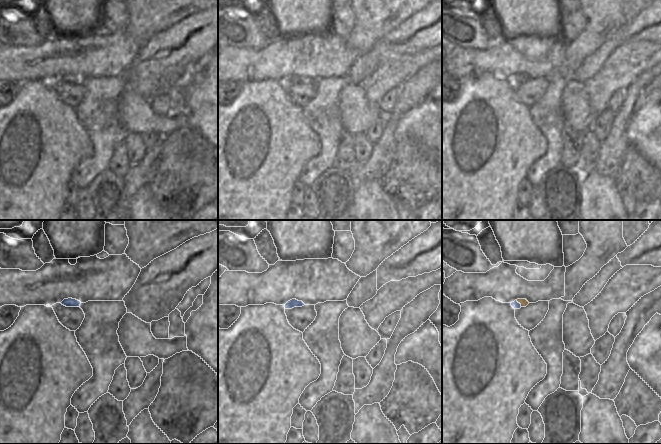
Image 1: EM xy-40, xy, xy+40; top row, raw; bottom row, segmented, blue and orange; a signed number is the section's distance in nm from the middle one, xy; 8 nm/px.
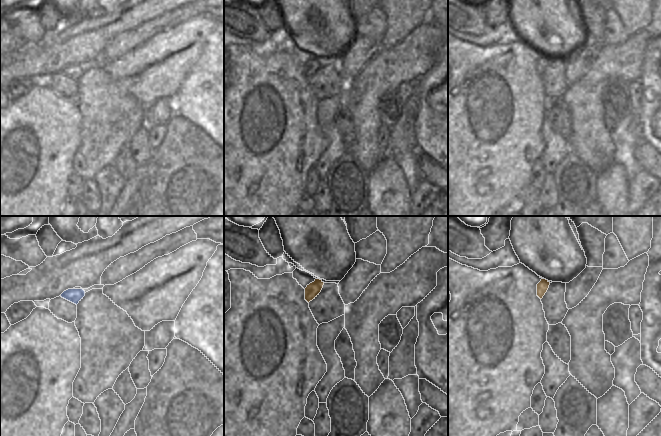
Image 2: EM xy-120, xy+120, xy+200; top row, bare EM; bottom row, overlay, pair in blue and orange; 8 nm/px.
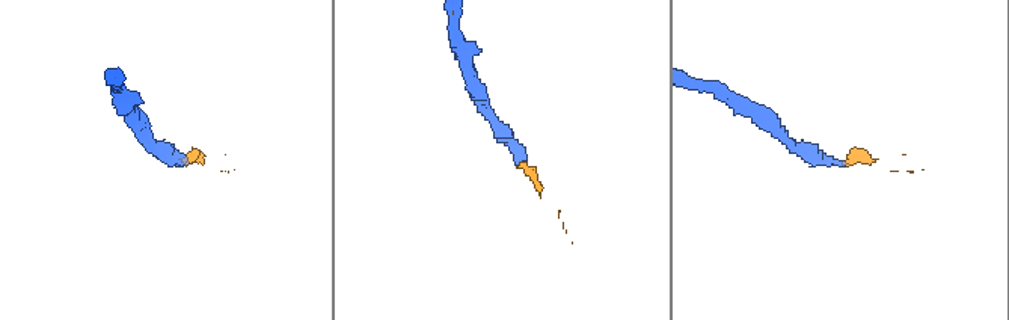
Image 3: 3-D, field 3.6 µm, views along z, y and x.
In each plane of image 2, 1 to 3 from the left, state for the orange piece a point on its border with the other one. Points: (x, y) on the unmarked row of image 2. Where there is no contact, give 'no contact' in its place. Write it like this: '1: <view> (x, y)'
1: no contact
2: no contact
3: no contact

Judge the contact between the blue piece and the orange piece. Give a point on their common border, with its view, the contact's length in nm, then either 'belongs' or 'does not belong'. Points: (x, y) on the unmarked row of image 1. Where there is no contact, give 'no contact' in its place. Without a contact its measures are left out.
contact xy+40 (519, 79); length 70 nm; belongs

